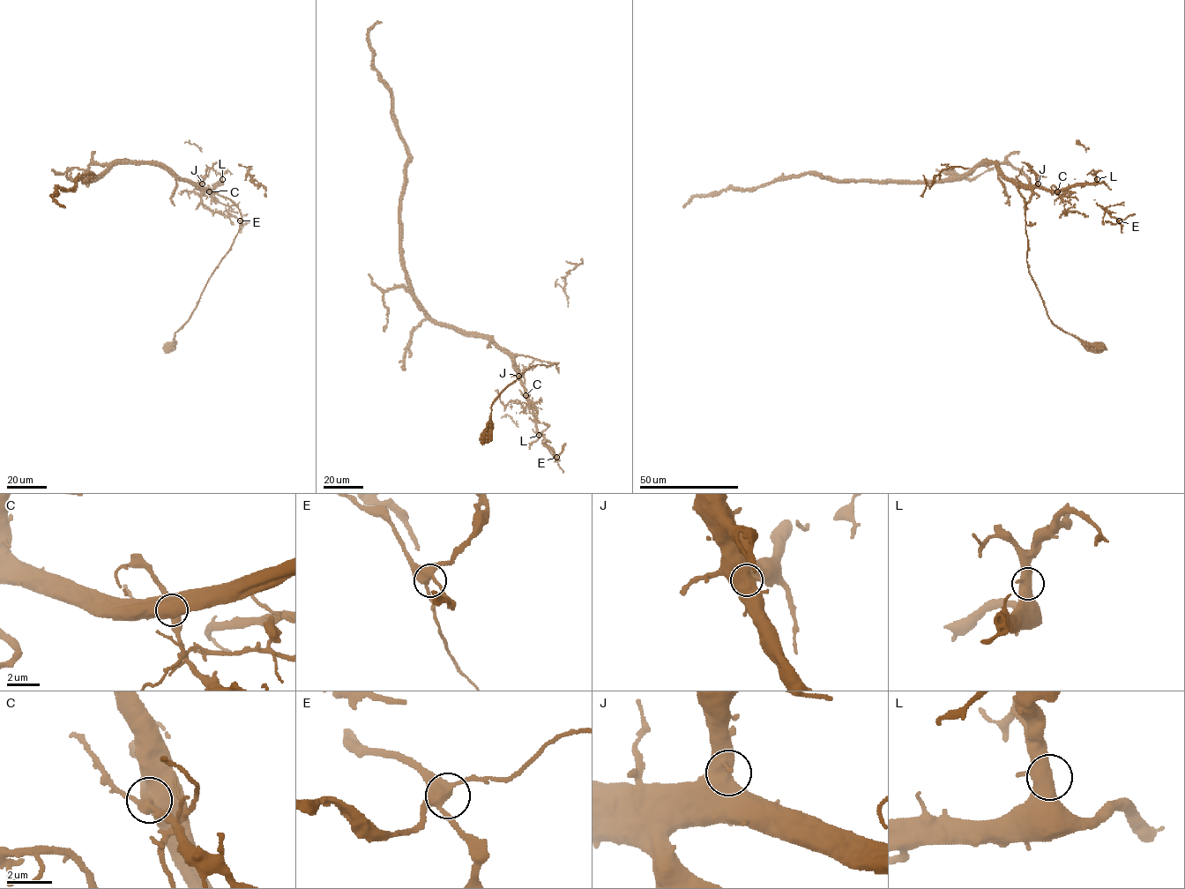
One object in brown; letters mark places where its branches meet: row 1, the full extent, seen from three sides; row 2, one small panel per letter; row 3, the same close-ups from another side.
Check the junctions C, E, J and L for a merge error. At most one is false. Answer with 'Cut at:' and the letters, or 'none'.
Cut at: C

